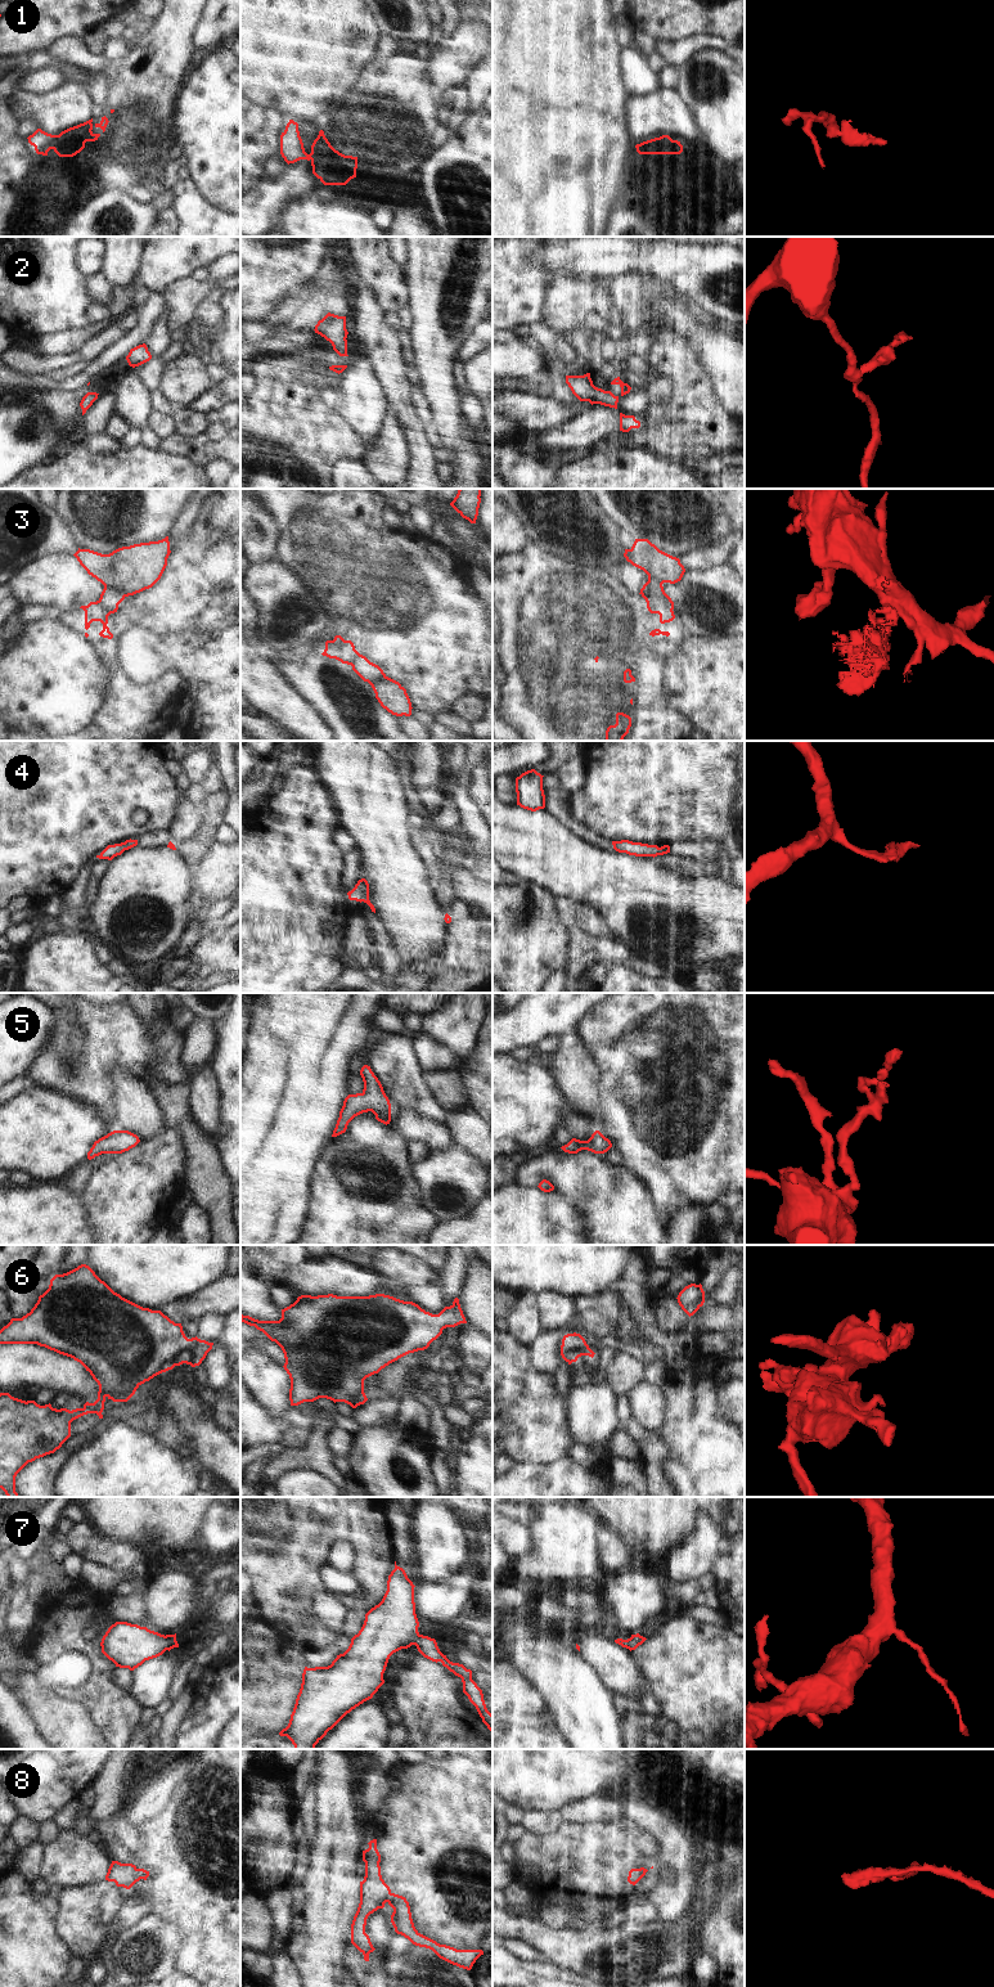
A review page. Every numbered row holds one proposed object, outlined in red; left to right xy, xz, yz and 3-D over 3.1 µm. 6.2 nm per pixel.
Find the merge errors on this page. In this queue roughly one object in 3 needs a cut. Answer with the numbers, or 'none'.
1, 2, 3

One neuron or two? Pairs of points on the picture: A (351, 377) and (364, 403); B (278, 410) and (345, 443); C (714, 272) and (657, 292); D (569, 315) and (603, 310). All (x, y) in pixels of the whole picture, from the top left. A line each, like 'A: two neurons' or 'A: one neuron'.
A: one neuron
B: one neuron
C: two neurons
D: one neuron

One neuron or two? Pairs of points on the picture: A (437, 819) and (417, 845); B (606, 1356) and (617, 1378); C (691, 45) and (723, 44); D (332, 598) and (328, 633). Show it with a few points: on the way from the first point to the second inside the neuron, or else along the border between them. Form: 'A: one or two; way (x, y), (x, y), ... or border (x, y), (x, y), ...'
A: two; border (419, 828), (430, 841)
B: two; border (620, 1345), (605, 1371)
C: one; way (698, 43), (715, 43)
D: two; border (332, 625), (336, 634)

